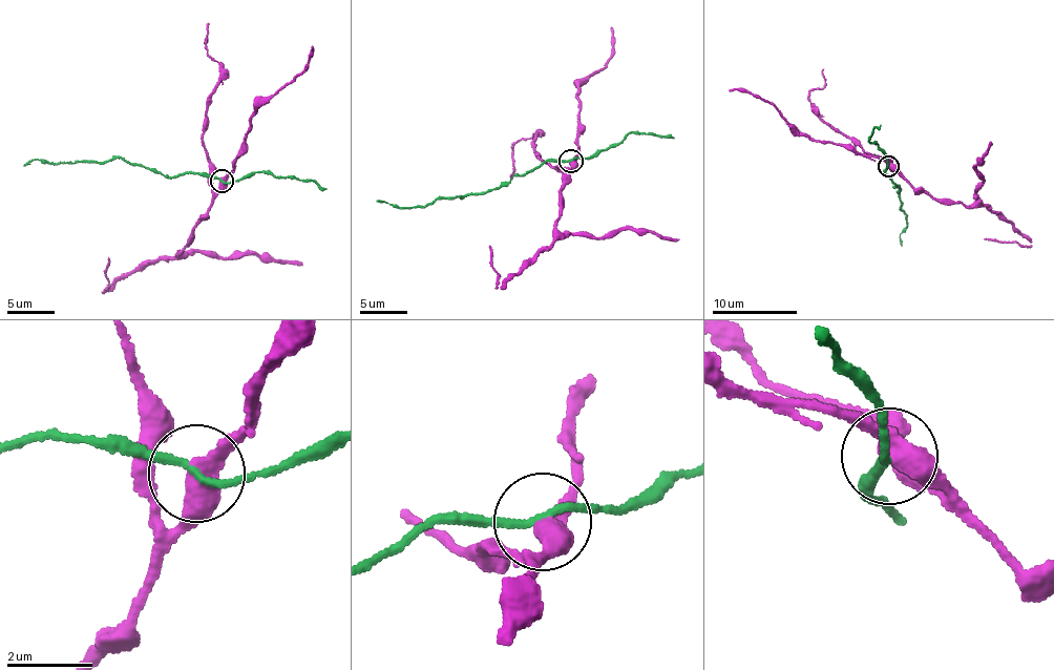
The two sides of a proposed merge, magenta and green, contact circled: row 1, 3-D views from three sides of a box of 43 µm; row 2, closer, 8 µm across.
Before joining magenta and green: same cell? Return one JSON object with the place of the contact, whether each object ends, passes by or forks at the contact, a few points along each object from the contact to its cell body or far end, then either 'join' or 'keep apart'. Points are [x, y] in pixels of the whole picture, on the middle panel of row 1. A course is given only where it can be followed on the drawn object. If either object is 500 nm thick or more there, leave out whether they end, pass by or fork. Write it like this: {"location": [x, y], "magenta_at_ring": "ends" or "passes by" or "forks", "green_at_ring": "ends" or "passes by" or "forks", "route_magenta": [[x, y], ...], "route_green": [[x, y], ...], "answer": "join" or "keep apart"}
{"location": [571, 161], "magenta_at_ring": "passes by", "green_at_ring": "passes by", "route_magenta": [[570, 161], [571, 170], [564, 175], [562, 209], [555, 221], [554, 237], [501, 286], [488, 246]], "route_green": [[570, 161], [546, 161], [492, 190], [467, 196], [437, 196], [422, 206], [406, 208], [377, 201]], "answer": "keep apart"}

